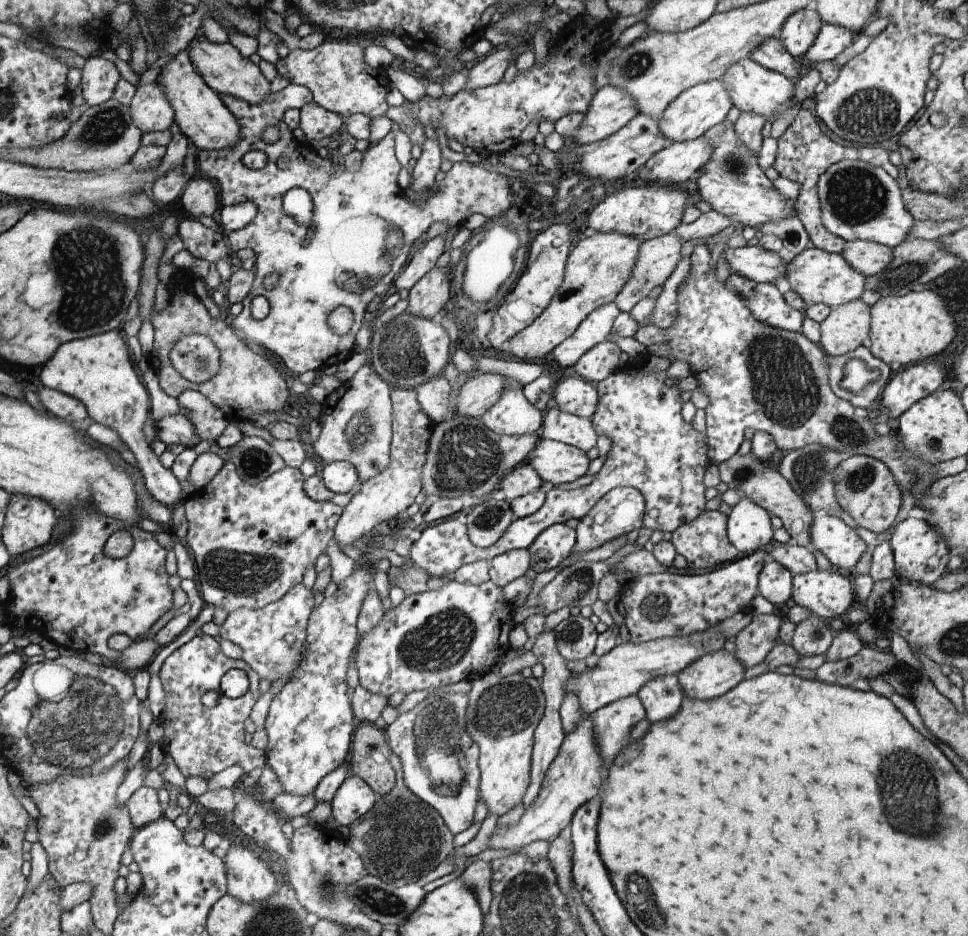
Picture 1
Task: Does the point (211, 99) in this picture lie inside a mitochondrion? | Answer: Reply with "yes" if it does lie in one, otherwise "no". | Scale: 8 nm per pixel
no

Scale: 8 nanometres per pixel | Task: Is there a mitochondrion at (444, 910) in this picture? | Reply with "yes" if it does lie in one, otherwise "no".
no

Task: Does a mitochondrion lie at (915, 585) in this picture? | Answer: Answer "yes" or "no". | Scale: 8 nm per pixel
no

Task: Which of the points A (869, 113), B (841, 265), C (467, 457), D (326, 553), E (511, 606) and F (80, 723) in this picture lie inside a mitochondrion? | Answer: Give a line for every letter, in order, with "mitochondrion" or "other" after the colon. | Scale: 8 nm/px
A: mitochondrion
B: other
C: mitochondrion
D: other
E: other
F: mitochondrion

